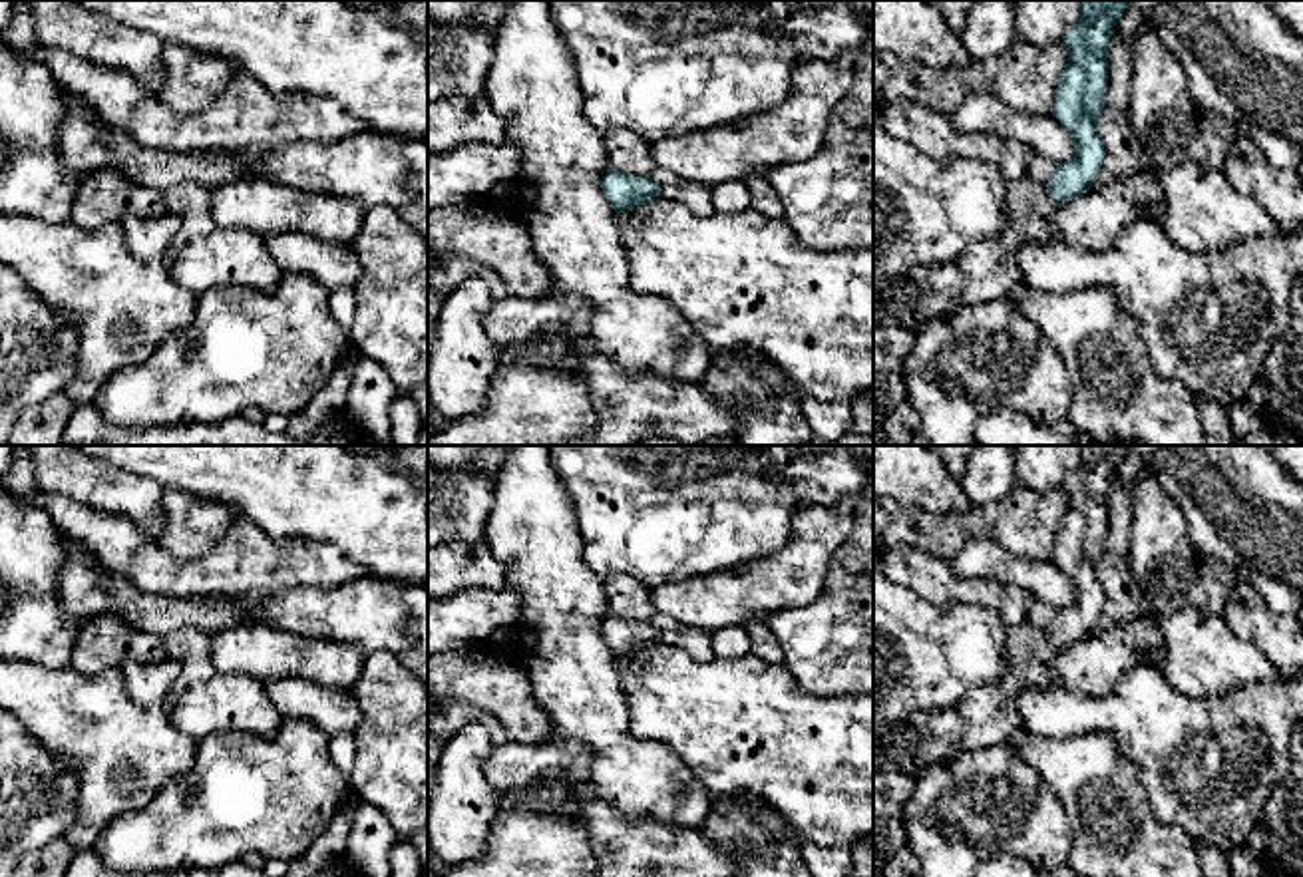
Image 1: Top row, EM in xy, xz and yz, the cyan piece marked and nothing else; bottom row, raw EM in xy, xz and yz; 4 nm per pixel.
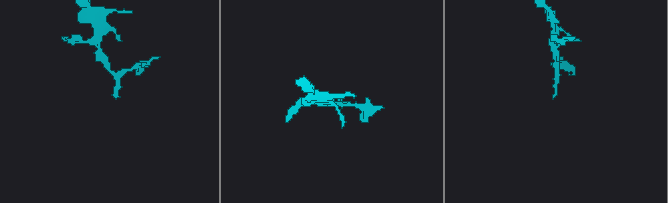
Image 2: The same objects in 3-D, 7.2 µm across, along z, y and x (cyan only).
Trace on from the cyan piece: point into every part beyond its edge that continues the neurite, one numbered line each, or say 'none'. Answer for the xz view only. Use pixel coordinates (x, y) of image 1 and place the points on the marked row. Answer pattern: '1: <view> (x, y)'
1: xz (629, 154)

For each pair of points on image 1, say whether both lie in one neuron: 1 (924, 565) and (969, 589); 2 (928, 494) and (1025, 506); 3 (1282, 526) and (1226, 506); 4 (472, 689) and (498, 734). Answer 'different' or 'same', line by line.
1: same
2: different
3: same
4: different

